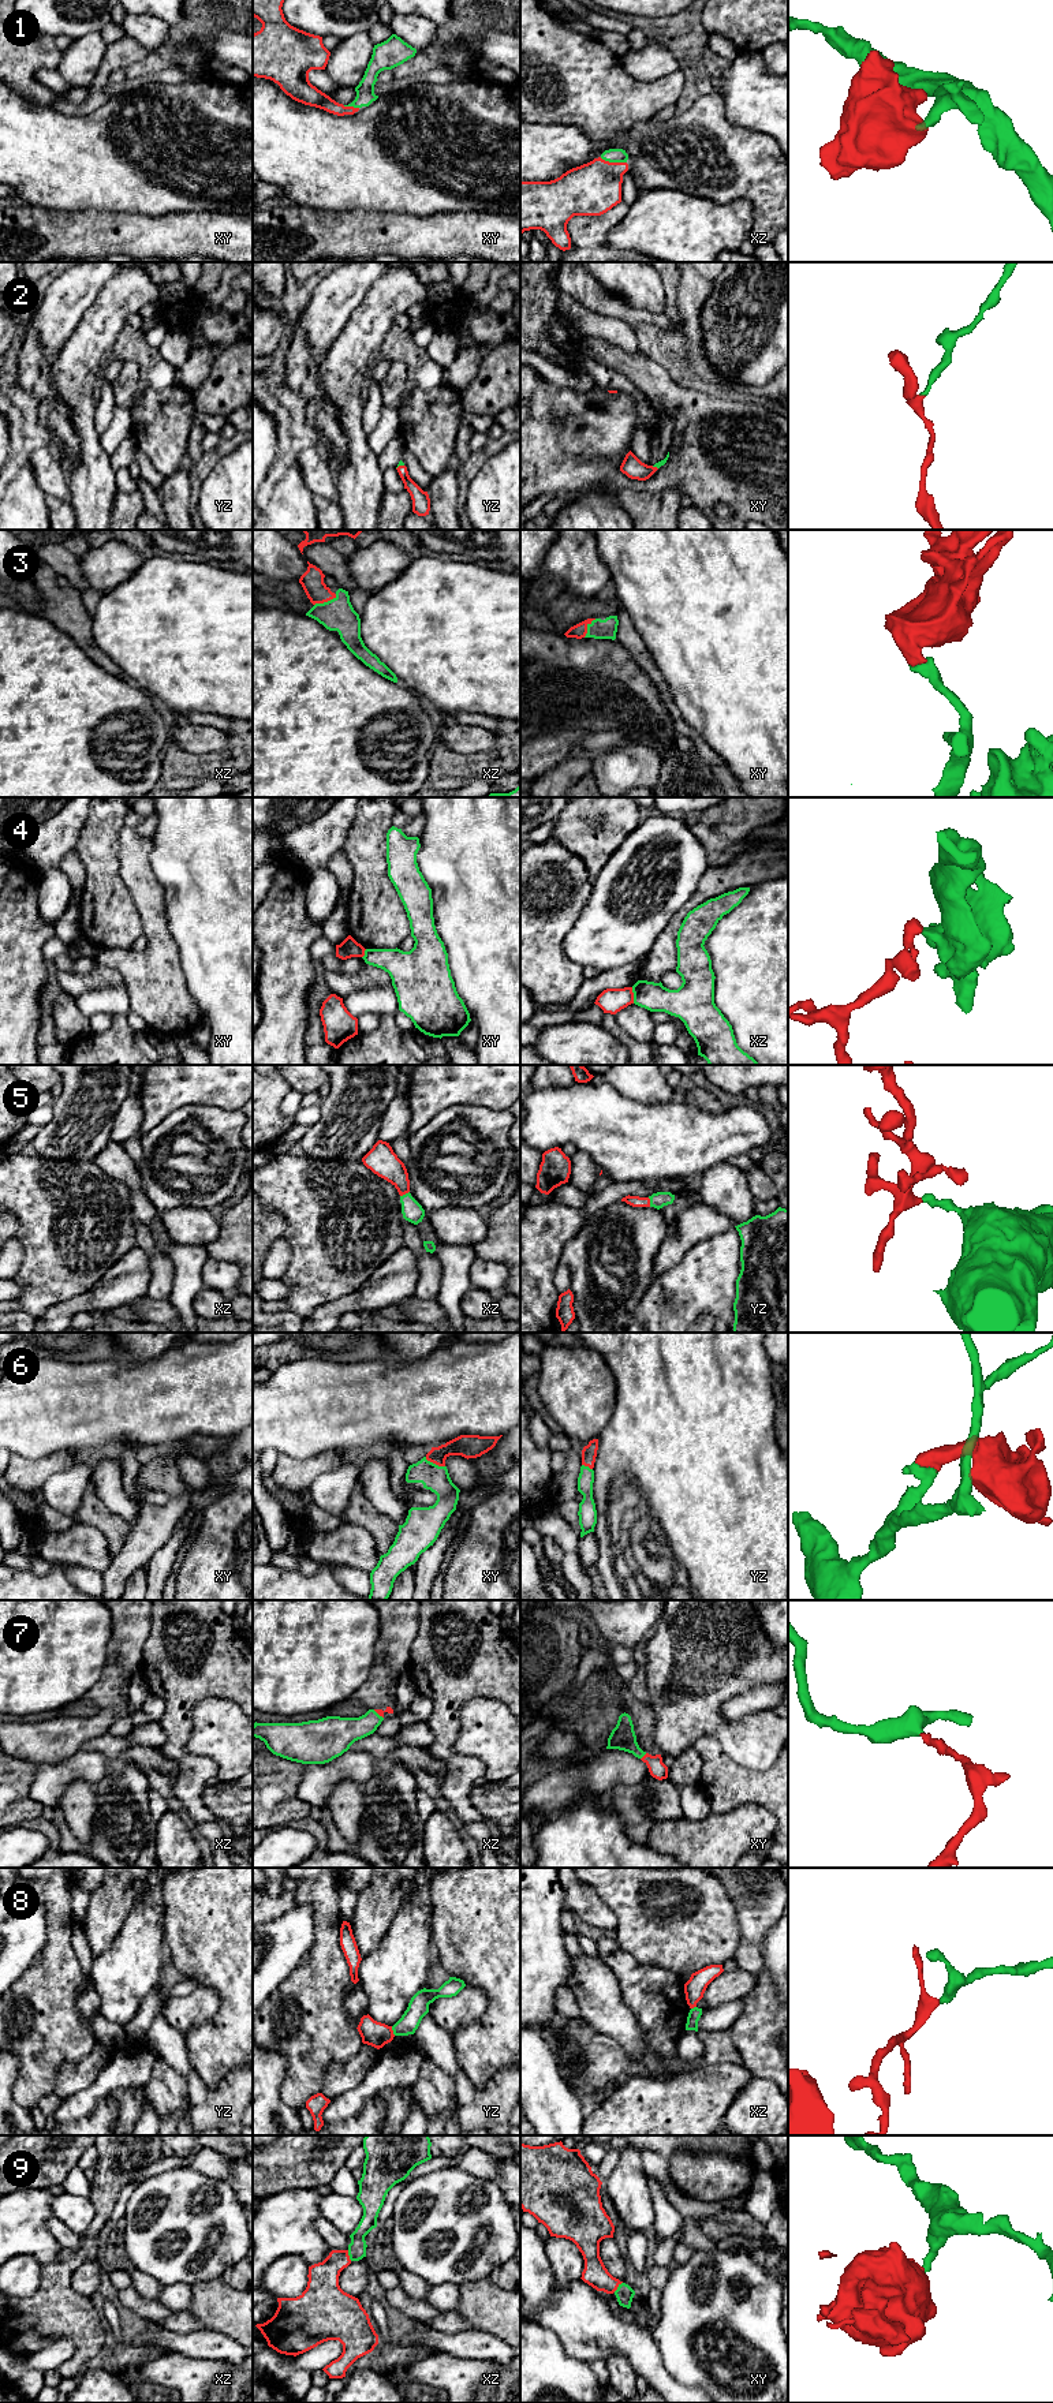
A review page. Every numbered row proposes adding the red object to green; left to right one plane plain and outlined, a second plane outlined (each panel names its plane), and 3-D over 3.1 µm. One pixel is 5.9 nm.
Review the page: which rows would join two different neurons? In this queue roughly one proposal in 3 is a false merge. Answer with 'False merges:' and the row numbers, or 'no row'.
False merges: 4, 8

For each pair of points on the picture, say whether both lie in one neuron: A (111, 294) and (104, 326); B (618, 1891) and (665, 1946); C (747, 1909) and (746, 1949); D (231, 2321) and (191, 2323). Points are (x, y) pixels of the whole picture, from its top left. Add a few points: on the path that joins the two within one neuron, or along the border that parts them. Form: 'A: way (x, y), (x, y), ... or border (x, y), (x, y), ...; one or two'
A: way (111, 302), (111, 309), (105, 318); one
B: way (631, 1905), (653, 1932); one
C: way (747, 1918), (747, 1939); one
D: border (187, 2310), (202, 2324), (204, 2329); two

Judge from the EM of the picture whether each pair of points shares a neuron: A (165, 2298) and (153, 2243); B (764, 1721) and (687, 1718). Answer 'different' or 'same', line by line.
A: different
B: same

